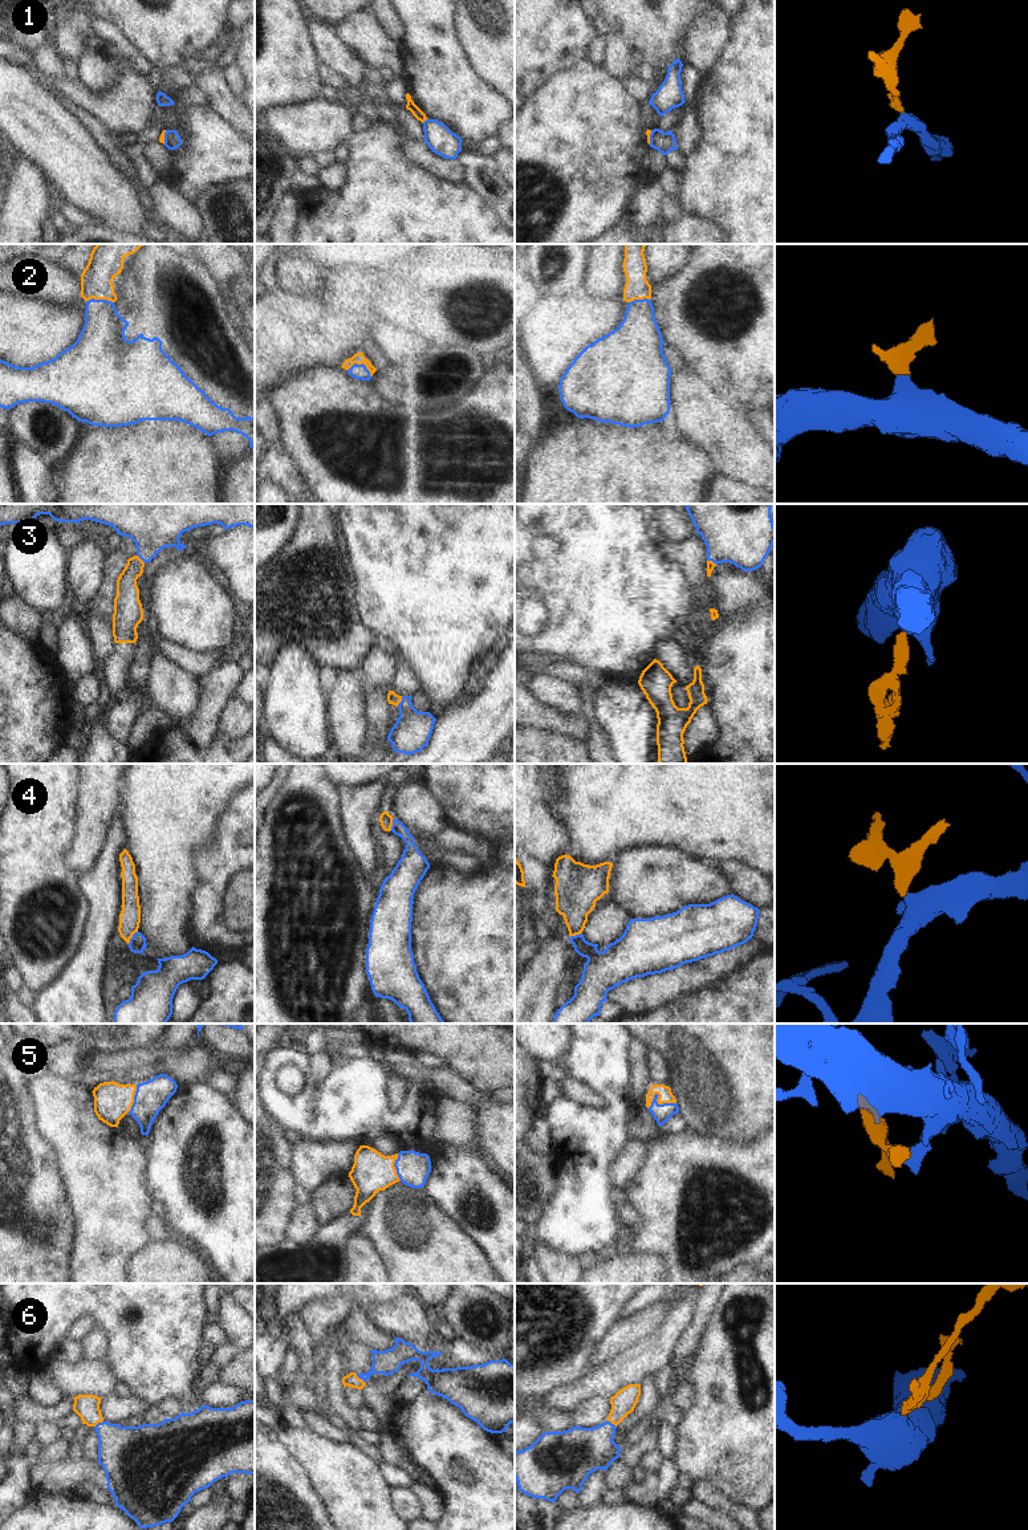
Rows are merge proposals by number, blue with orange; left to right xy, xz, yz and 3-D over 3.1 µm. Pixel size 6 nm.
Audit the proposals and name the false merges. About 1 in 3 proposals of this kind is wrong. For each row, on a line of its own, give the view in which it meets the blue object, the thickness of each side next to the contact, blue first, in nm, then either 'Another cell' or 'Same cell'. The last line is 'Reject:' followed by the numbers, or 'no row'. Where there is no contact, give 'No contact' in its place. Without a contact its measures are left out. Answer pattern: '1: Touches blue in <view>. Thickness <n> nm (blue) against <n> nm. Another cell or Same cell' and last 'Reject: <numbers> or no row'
1: Touches blue in xz. Thickness 170 nm (blue) against 60 nm. Another cell
2: Touches blue in xz. Thickness 90 nm (blue) against 70 nm. Same cell
3: Touches blue in xz. Thickness 220 nm (blue) against 70 nm. Same cell
4: Touches blue in xy. Thickness 100 nm (blue) against 130 nm. Another cell
5: Touches blue in yz. Thickness 110 nm (blue) against 80 nm. Same cell
6: Touches blue in xz. Thickness 150 nm (blue) against 80 nm. Same cell
Reject: 1, 4.

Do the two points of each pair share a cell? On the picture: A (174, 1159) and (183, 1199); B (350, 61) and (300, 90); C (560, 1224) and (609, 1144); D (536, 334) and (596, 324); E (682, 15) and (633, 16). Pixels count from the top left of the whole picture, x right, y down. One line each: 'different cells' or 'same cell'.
A: same cell
B: different cells
C: same cell
D: same cell
E: same cell

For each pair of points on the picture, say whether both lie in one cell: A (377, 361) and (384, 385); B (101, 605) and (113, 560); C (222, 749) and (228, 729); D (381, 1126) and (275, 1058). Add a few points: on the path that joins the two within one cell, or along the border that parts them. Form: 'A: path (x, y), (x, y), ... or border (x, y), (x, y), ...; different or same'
A: border (393, 361), (386, 369), (377, 370); different
B: path (105, 594), (112, 570); same
C: border (216, 736), (227, 739), (240, 737); different
D: path (352, 1106), (329, 1106), (309, 1086), (304, 1067); same

